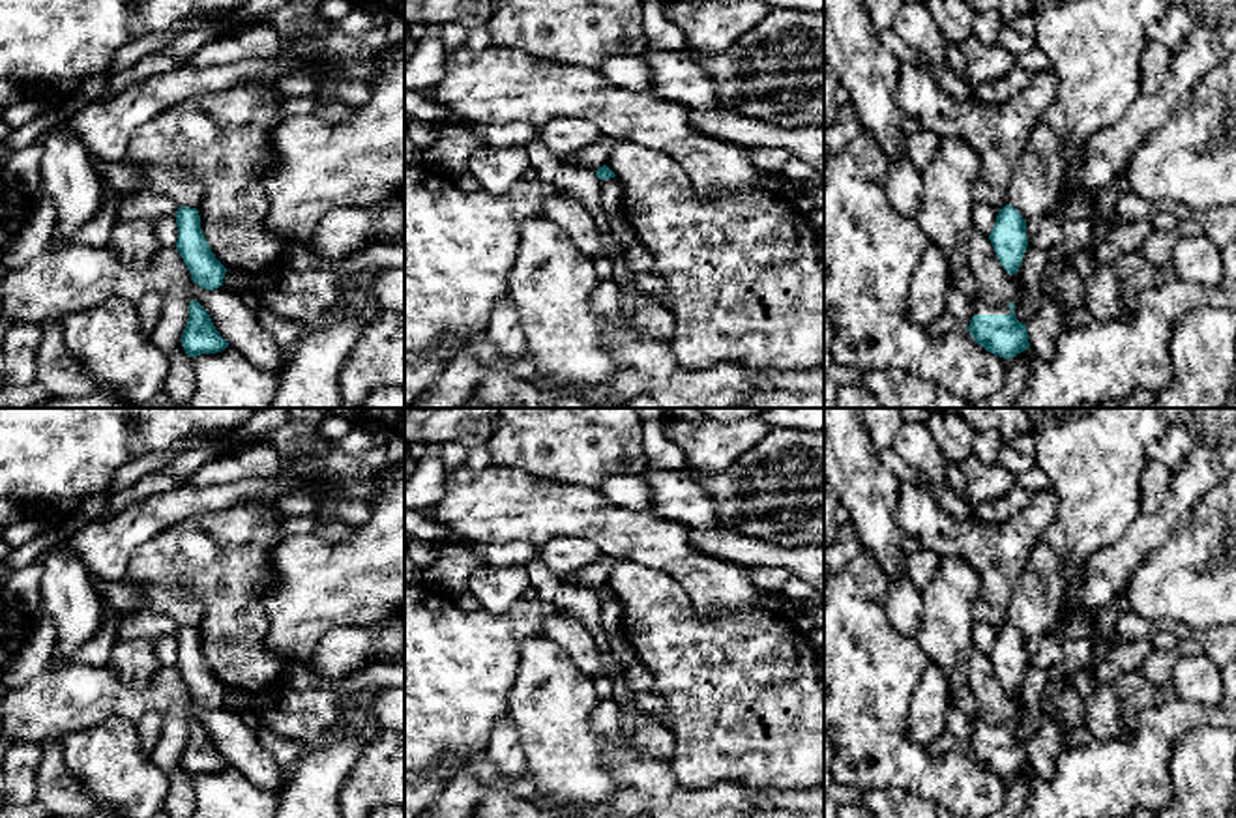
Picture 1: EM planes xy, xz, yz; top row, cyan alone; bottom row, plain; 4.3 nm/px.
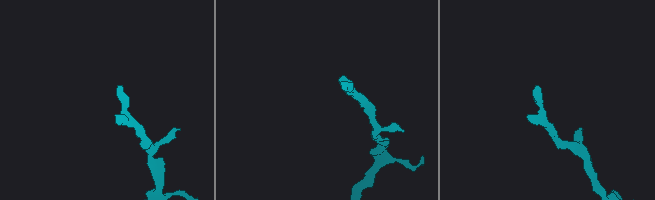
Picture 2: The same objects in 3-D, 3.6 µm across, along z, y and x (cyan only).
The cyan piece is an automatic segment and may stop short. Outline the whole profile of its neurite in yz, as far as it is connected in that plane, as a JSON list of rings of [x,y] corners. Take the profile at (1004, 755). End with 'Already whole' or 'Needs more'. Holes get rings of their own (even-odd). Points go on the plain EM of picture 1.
[[[976,719],[968,751],[987,771],[1004,779],[1030,767],[1026,743],[1017,739],[1013,721],[1004,726],[993,726]]]. Needs more

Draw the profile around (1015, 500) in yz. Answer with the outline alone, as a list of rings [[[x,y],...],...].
[[[1015,485],[1002,498],[976,505],[974,517],[989,524],[998,524],[1024,511],[1030,504],[1030,498],[1032,494],[1026,489]]]

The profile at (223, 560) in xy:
[[[270,500],[187,517],[137,547],[122,578],[131,586],[180,586],[197,597],[204,608],[200,648],[227,689],[283,689],[288,663],[266,648],[270,620],[260,599],[270,554],[285,539],[283,519]]]

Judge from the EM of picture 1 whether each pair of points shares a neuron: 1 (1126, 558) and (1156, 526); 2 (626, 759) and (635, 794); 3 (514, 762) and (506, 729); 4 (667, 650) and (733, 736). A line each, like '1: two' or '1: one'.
1: one
2: one
3: one
4: one

